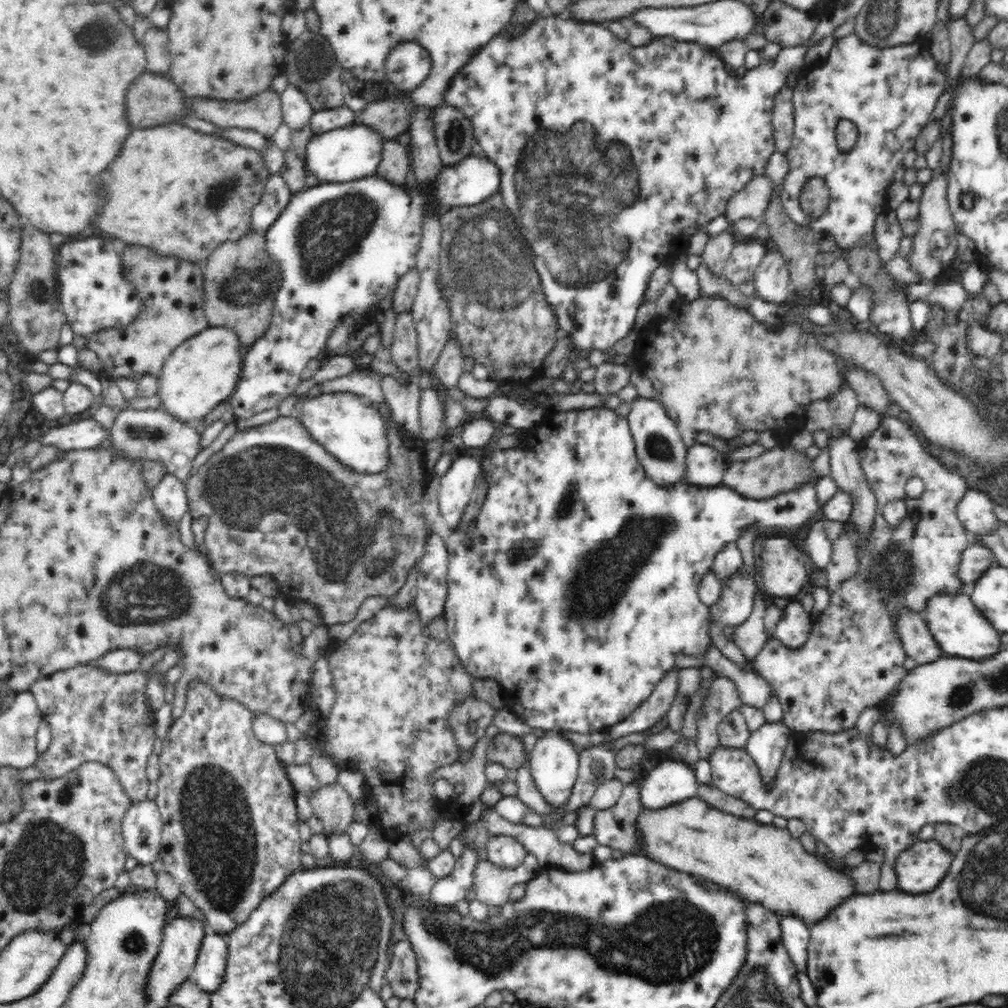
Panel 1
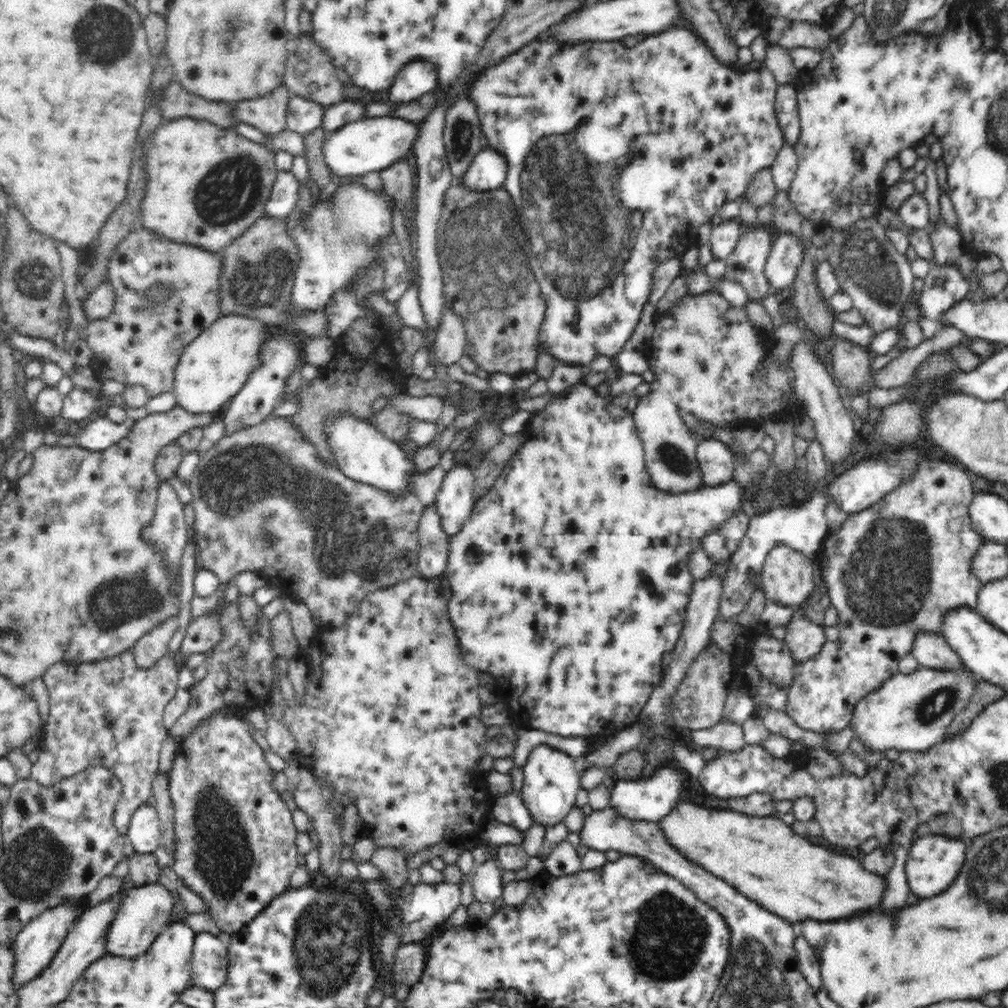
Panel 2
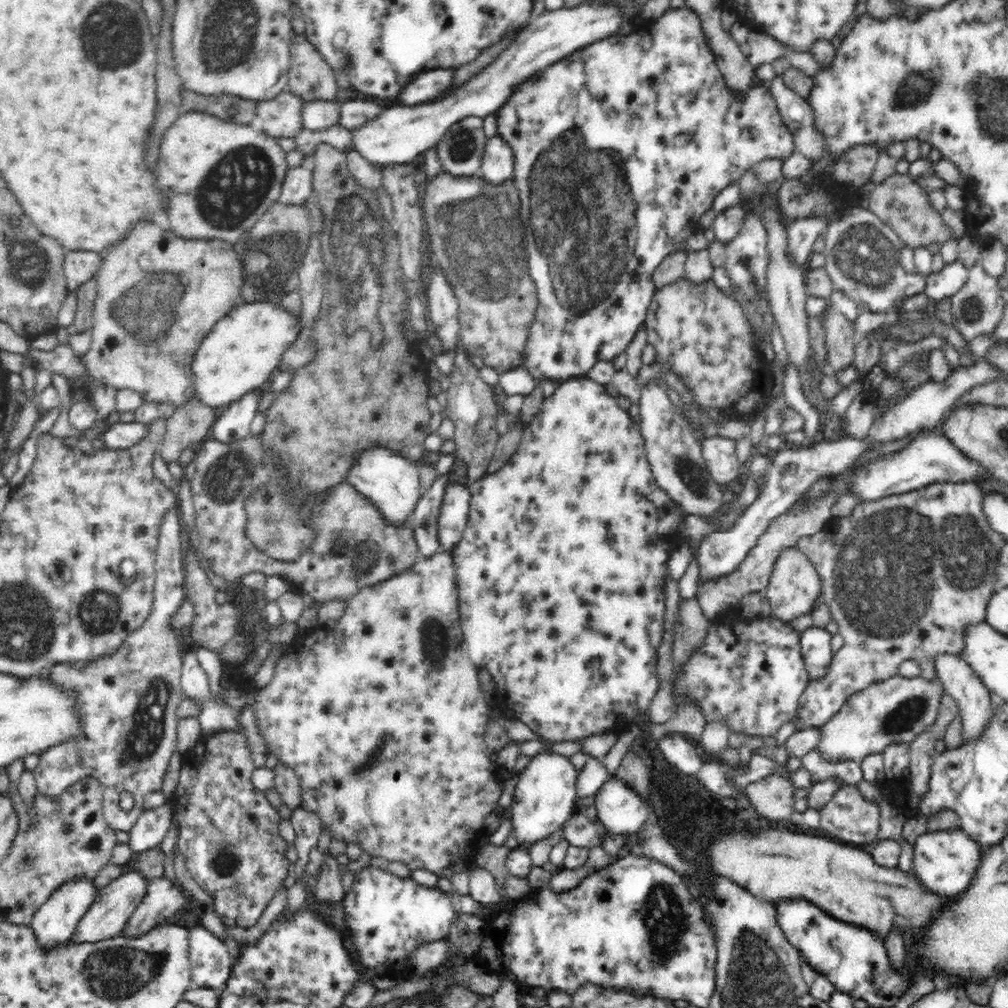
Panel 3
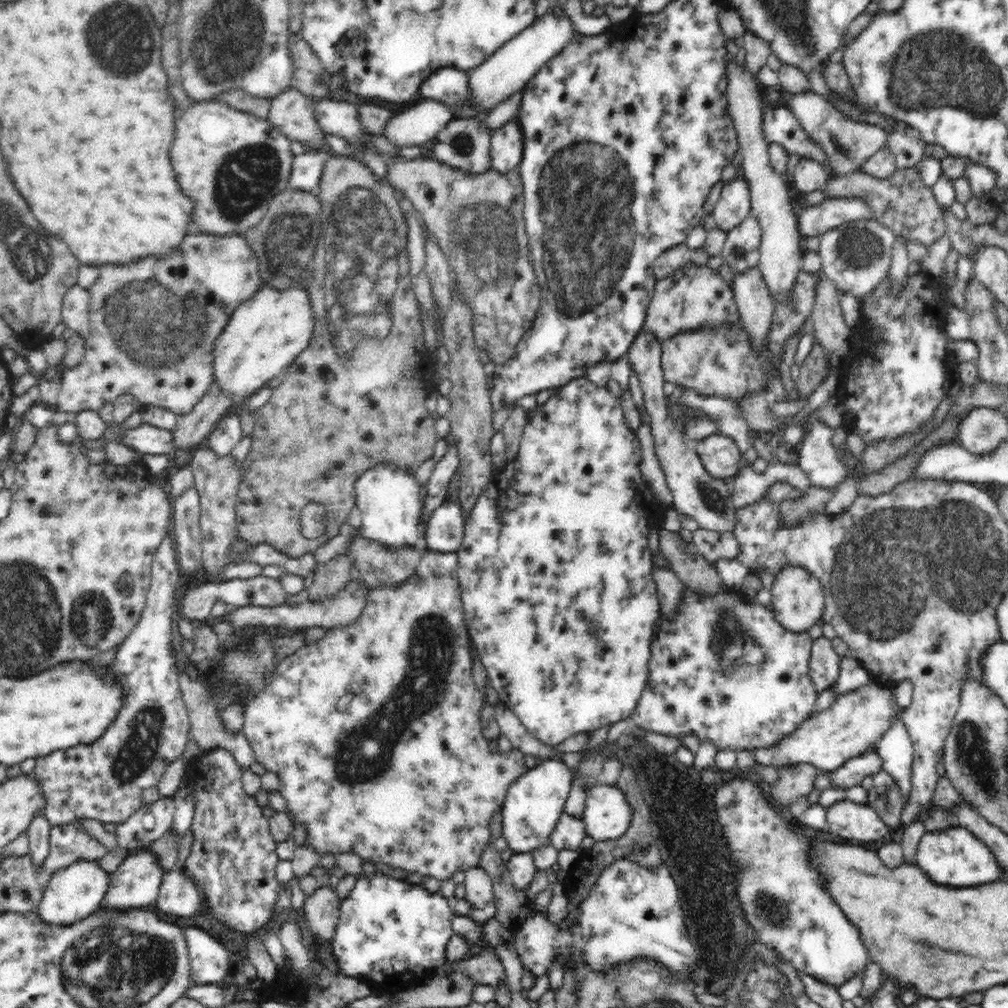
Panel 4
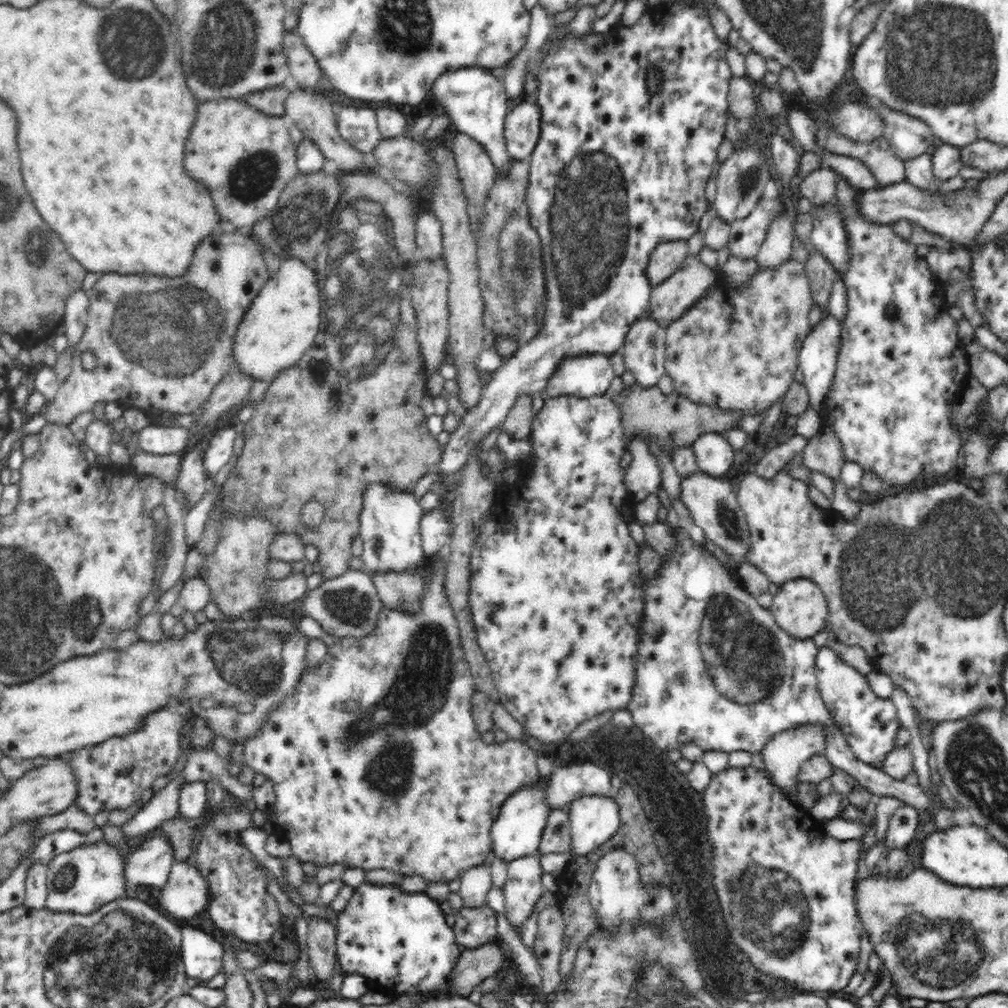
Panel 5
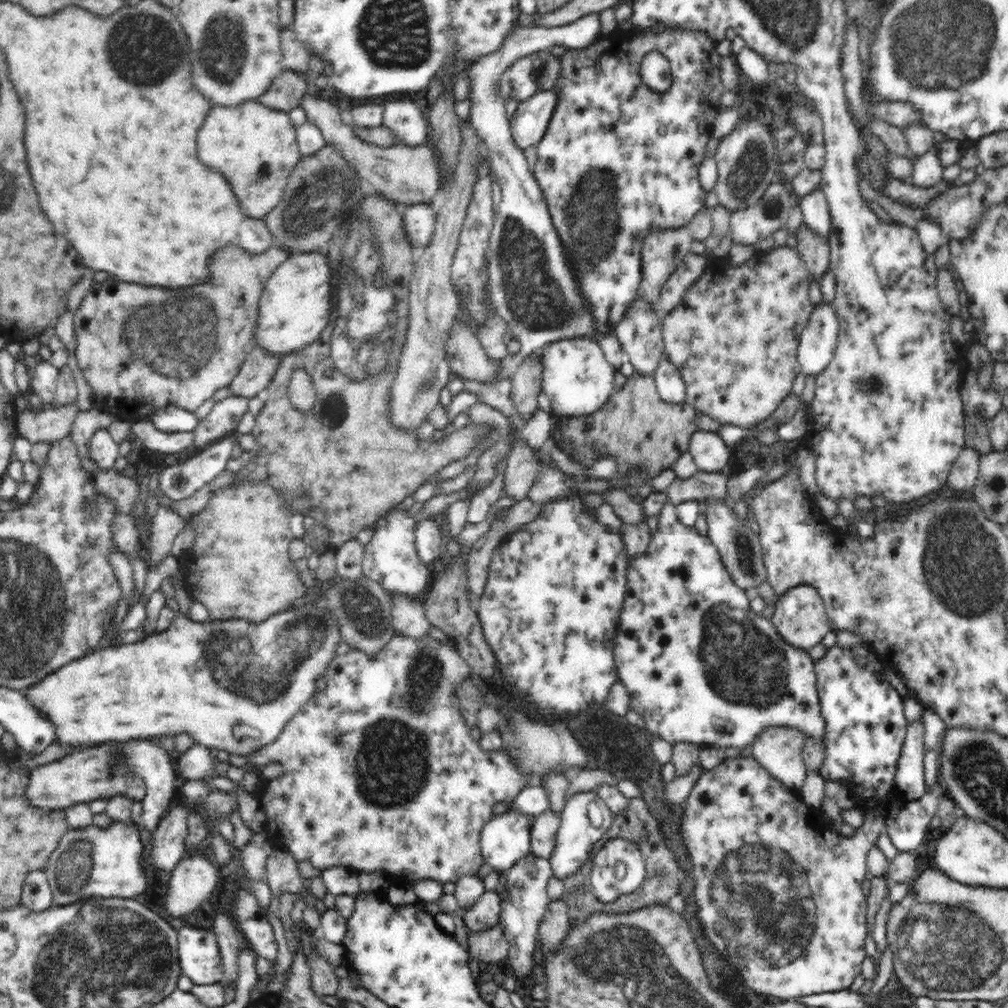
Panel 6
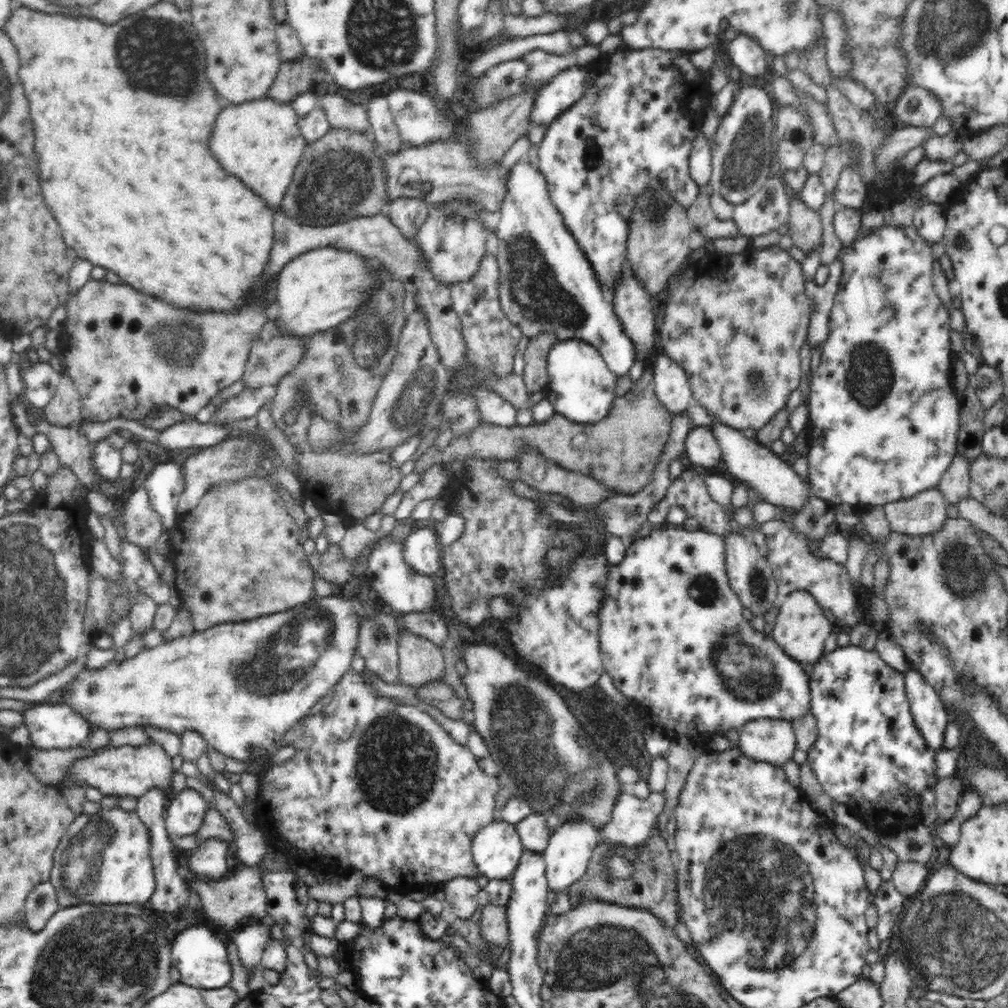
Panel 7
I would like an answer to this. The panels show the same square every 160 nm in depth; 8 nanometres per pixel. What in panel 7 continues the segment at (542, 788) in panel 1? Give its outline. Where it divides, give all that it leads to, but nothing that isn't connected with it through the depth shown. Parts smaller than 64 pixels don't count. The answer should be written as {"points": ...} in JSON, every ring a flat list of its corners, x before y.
{"points":[[494,820,474,836,471,851,479,875,492,880,508,879,525,848,514,825]]}

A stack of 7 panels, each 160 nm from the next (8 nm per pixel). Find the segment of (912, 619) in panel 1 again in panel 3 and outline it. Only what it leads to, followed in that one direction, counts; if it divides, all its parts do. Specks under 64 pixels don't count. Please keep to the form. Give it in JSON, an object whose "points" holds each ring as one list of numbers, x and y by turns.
{"points":[[939,654,935,657,935,667,938,678,944,684,944,692,948,693,957,702,961,718,960,735,962,745,981,737,995,713,992,705,992,701,995,699,994,694,986,688,986,685,979,679,974,669,965,661,963,655]]}

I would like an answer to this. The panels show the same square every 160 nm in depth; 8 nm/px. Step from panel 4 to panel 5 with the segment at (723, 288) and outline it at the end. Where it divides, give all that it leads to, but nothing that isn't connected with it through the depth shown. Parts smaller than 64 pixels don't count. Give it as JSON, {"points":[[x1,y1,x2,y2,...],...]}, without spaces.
{"points":[[688,254,680,264,678,270,664,280,660,286,651,288,651,302,649,315,655,319,660,326,666,328,674,320,681,318,689,307,692,307,698,300,701,300,707,289,710,289,718,280,718,276,723,276,721,269,713,269,706,266,698,257,698,255]]}

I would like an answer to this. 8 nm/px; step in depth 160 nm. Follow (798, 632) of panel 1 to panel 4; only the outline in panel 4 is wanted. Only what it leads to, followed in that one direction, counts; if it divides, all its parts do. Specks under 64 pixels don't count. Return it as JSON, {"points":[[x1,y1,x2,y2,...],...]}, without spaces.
{"points":[[826,637,813,640,809,673,819,693,833,688,838,680,842,659,832,647,832,641]]}

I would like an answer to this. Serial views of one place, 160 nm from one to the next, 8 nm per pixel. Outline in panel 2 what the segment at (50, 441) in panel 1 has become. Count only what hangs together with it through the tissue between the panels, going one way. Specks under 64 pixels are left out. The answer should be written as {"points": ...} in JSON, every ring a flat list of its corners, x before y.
{"points":[[99,418,90,422,77,436,78,446,88,450,106,450,119,440,130,436,131,423,117,424,108,418]]}

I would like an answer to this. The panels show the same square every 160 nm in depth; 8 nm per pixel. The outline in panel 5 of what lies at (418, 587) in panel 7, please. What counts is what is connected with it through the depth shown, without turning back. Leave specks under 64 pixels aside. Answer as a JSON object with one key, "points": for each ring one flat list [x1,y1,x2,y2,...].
{"points":[[373,482,367,486,364,494,364,510,360,510,360,538,364,540,364,548,360,556,364,571,378,573,379,570,393,570,397,573,403,573,407,569,423,568,426,563,425,552,422,550,422,539,420,536,420,523,424,516,424,511,418,500,412,494,404,492,392,492,380,484]]}

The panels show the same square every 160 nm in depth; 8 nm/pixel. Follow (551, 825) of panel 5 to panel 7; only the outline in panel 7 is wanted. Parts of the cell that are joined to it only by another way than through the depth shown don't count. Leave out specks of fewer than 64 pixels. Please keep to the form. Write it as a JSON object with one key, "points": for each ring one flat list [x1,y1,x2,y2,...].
{"points":[[530,813,515,825,515,830,525,849,542,852,548,847,550,832,542,813]]}

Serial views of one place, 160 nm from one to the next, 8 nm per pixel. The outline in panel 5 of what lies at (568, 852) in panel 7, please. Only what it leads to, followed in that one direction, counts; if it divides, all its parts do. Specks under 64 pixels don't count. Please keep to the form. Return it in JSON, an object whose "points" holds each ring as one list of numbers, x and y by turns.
{"points":[[587,795,568,806,570,852,572,858,585,856,614,836,621,826,614,798]]}

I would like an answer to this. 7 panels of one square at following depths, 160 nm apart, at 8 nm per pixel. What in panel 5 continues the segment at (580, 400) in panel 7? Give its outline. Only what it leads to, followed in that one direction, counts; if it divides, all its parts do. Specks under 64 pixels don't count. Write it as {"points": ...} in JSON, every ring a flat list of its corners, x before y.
{"points":[[579,355,577,358,568,358,546,384,547,396,602,396,615,375,608,356]]}

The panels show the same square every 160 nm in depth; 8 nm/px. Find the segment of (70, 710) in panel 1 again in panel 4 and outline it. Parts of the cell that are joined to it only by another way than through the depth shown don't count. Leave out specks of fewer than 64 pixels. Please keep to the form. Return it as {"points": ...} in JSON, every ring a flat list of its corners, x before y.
{"points":[[165,536,155,552,151,569,151,585,147,592,147,601,141,618,119,645,116,662,112,666,119,686,123,687,123,705,118,711,117,719,106,729,98,740,92,744,74,745,70,749,51,752,36,759,36,768,32,773,38,781,40,791,46,800,45,817,50,825,69,824,75,819,94,819,101,823,114,824,128,820,142,806,142,793,157,787,168,766,182,757,184,746,190,738,189,716,184,699,180,694,177,666,170,653,172,642,172,624,174,624,174,605,178,603,179,591,176,582,180,578,179,564,176,564,175,542]]}

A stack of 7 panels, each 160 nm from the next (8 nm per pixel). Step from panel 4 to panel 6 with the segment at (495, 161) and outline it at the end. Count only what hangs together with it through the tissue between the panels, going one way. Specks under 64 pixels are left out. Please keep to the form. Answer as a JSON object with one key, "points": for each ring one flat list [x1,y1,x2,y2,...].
{"points":[[556,90,541,91,531,98,519,101,515,115,511,118,511,133,515,143,525,149,537,145,546,134,556,105]]}

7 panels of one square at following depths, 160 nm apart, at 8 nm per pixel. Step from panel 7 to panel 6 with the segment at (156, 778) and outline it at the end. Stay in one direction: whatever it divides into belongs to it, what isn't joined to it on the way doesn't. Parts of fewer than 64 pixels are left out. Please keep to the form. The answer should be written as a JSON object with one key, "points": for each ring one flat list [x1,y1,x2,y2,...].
{"points":[[114,743,100,744,74,750,58,761,30,770,30,780,24,796,33,807,43,811,62,811,77,803,89,803,96,799,124,796,133,802,140,802,145,795,145,784,132,776,128,768,122,767,112,778,113,754,117,751]]}

